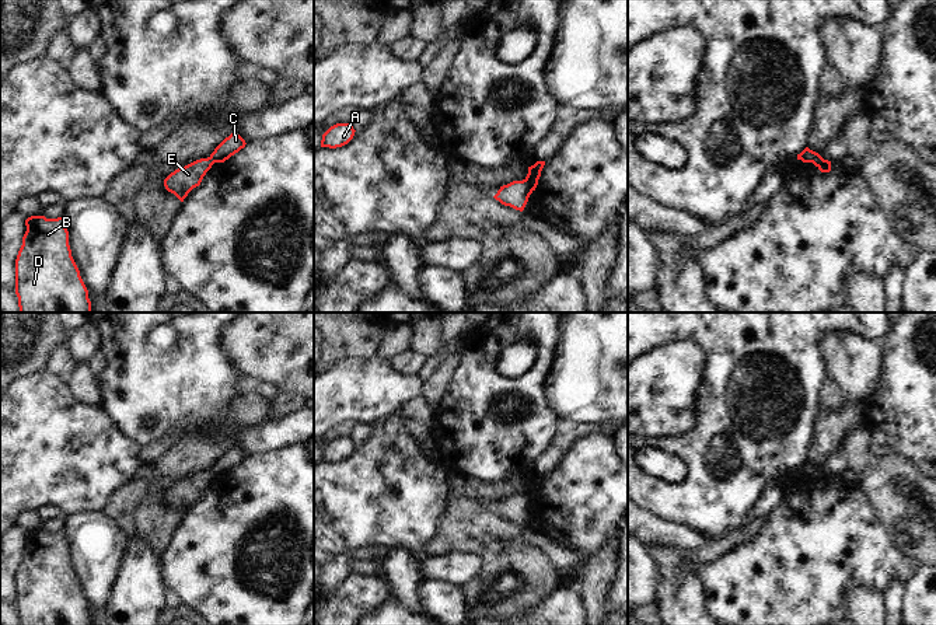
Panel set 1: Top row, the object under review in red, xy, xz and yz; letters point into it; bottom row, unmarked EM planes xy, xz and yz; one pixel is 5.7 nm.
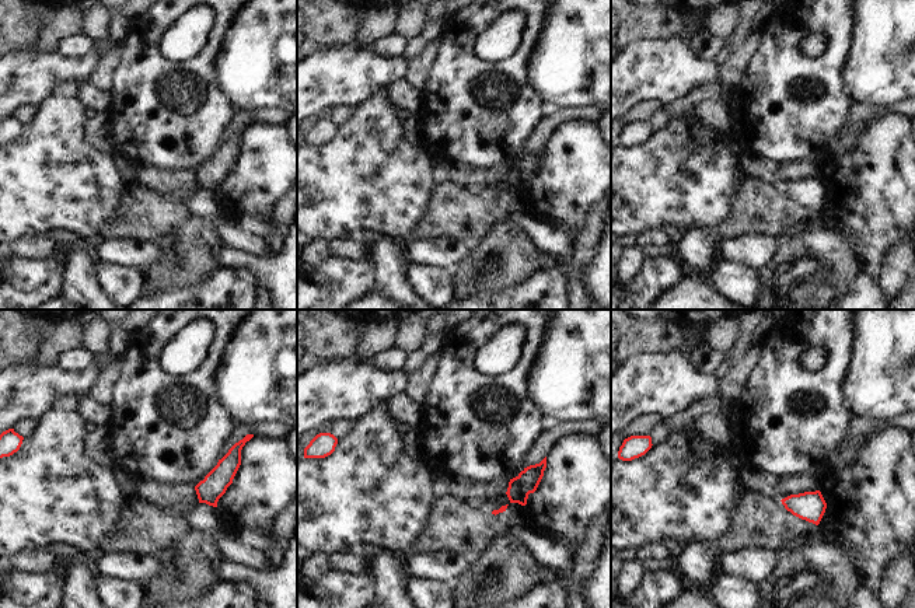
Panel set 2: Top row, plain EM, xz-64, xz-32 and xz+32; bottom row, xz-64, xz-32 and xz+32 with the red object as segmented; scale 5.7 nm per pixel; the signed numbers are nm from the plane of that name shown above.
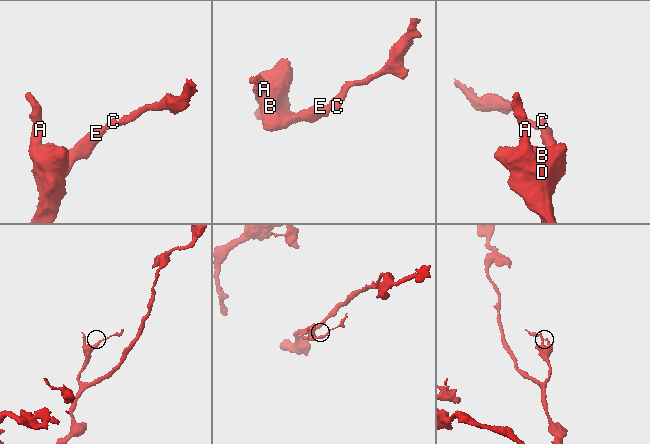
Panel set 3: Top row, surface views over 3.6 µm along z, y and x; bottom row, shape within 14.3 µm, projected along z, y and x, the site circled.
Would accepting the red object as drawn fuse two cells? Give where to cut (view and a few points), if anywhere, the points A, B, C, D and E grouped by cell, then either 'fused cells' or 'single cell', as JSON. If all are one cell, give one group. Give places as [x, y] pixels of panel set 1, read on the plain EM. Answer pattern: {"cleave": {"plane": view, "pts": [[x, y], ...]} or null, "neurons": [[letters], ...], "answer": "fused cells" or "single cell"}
{"cleave": {"plane": "xz", "pts": [[524, 493], [531, 506]]}, "neurons": [["A", "B", "D", "E"], ["C"]], "answer": "fused cells"}

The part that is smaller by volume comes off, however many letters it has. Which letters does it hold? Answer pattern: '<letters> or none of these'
C

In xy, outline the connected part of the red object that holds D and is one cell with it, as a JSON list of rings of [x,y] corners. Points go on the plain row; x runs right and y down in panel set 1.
[[[31,530],[15,573],[20,625],[91,625],[88,604],[71,570],[66,533]]]

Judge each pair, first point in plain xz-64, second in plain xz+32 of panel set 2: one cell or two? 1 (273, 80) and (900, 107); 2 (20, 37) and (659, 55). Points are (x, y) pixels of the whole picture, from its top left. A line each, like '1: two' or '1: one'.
1: two
2: two

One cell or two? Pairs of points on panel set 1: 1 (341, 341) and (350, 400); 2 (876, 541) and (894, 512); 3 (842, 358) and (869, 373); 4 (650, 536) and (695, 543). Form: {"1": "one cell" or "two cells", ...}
{"1": "two cells", "2": "two cells", "3": "one cell", "4": "one cell"}

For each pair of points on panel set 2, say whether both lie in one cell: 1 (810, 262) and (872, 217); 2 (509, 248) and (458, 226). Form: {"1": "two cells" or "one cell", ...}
{"1": "two cells", "2": "two cells"}

